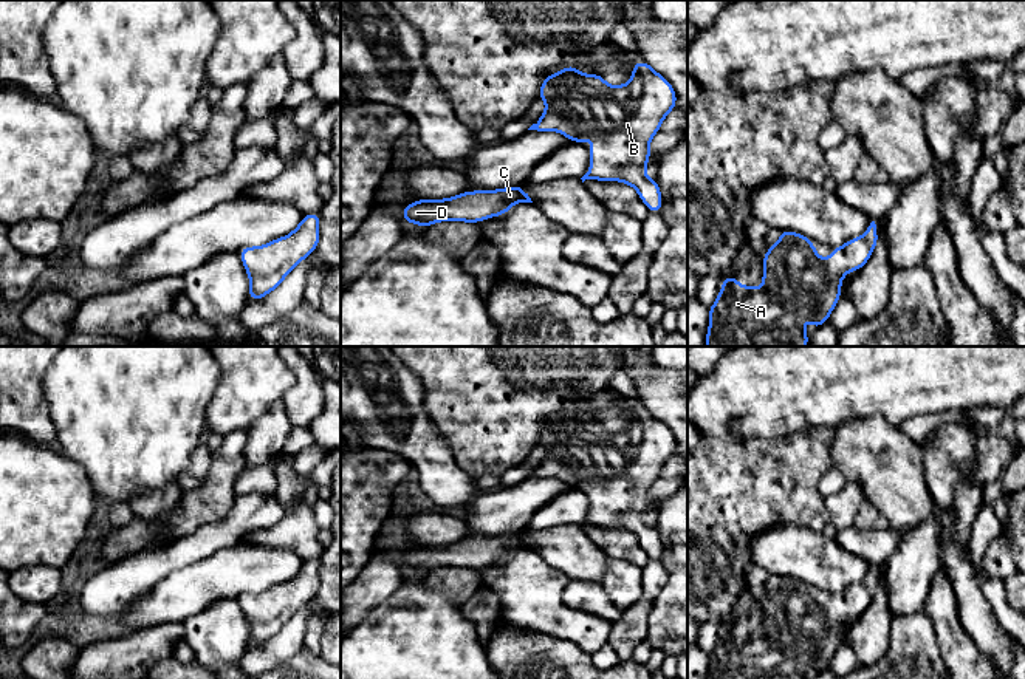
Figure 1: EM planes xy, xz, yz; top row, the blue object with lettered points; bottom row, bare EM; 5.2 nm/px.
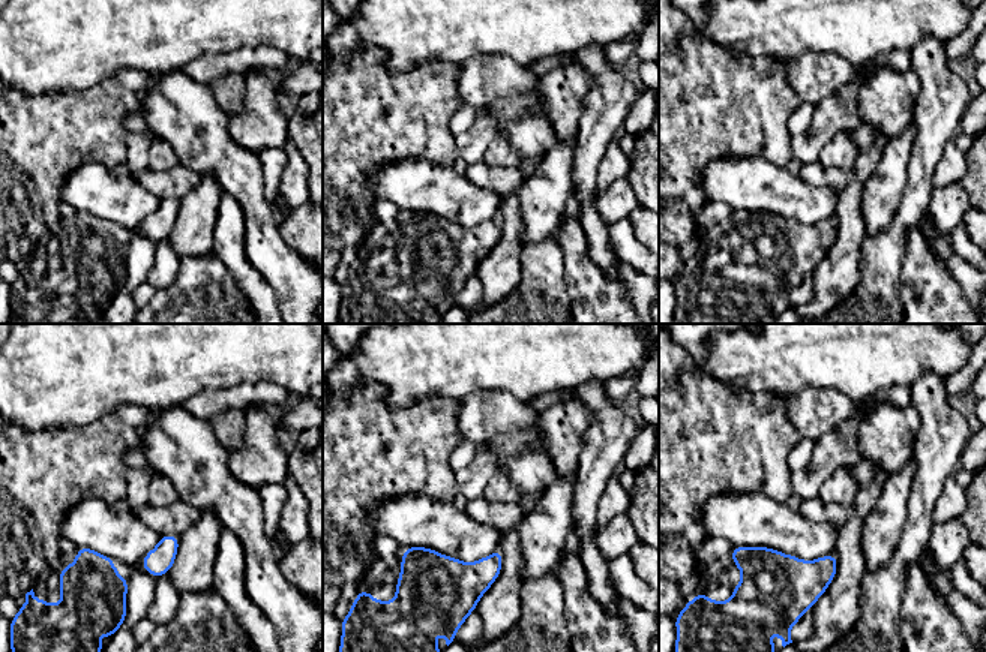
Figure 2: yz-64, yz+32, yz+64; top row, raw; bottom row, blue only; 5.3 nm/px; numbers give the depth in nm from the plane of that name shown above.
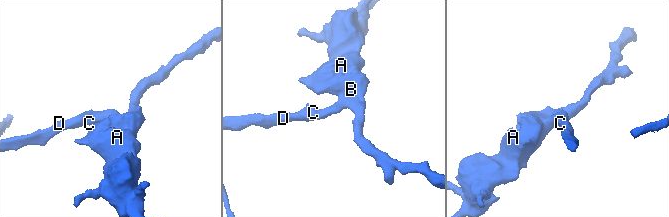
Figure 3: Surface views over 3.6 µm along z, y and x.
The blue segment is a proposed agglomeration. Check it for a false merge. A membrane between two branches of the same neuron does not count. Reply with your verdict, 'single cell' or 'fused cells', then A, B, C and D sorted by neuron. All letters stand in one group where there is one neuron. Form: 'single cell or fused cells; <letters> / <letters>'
single cell; A B C D

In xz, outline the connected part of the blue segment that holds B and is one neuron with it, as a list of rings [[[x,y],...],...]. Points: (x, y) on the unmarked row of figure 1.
[[[633,408],[632,427],[618,433],[610,433],[599,421],[582,421],[576,413],[568,411],[556,421],[543,425],[537,444],[547,449],[547,455],[540,466],[528,476],[548,478],[554,476],[567,483],[573,489],[584,489],[587,484],[595,484],[596,489],[588,493],[591,512],[581,524],[599,527],[621,527],[636,535],[641,548],[647,552],[649,558],[661,558],[661,538],[656,526],[646,524],[646,510],[652,500],[649,489],[660,476],[664,464],[677,453],[677,442],[674,433],[658,421],[647,408]]]

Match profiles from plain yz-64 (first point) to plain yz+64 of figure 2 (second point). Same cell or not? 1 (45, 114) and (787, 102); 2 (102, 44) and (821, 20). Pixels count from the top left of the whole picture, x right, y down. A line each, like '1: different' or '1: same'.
1: same
2: same

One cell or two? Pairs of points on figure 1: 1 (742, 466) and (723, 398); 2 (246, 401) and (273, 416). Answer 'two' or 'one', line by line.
1: two
2: two

